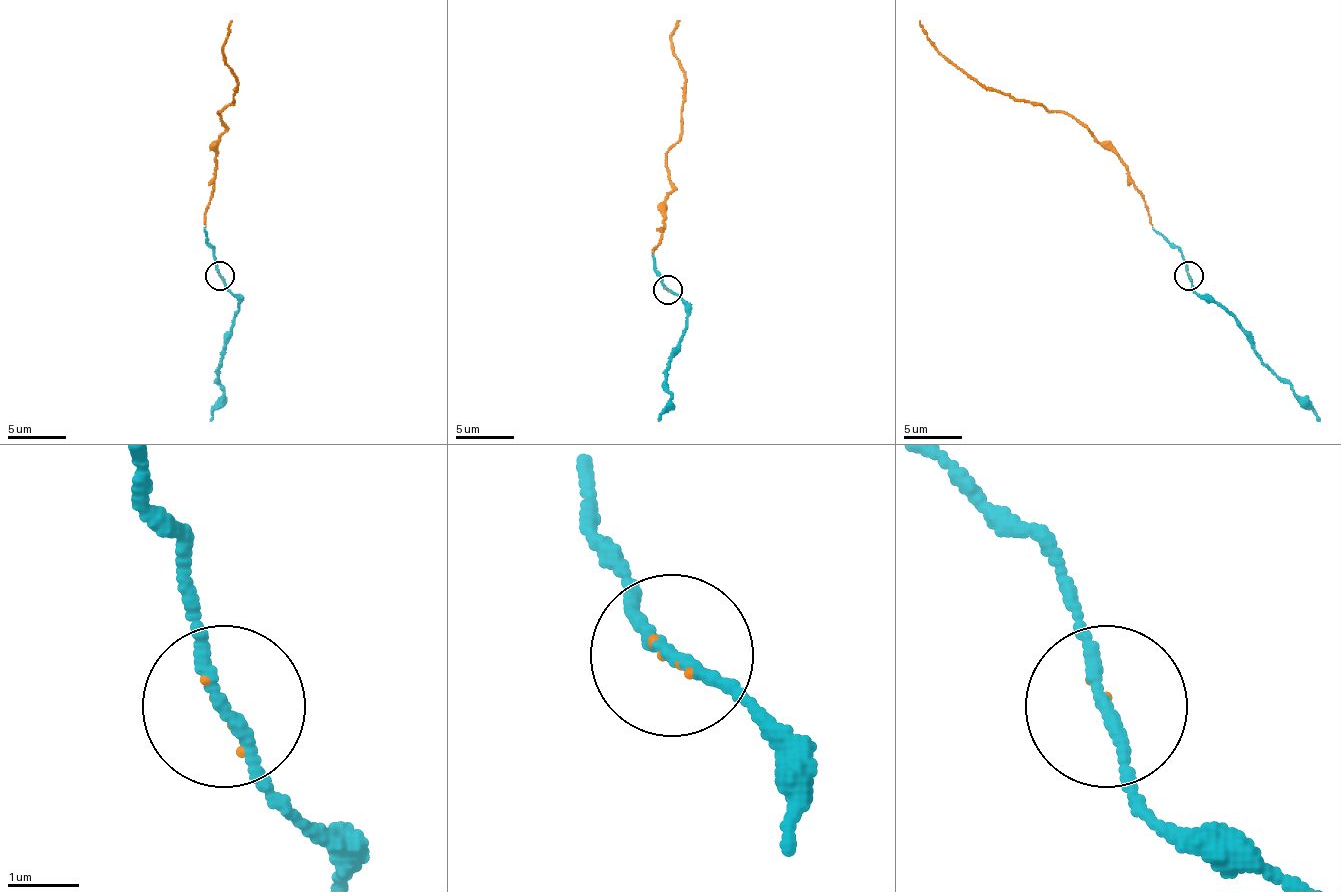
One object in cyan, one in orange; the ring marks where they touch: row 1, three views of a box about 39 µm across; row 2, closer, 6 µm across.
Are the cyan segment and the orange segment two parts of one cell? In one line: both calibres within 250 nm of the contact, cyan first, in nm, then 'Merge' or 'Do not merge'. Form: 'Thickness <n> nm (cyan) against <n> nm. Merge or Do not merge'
Thickness 170 nm (cyan) against 50 nm. Merge

